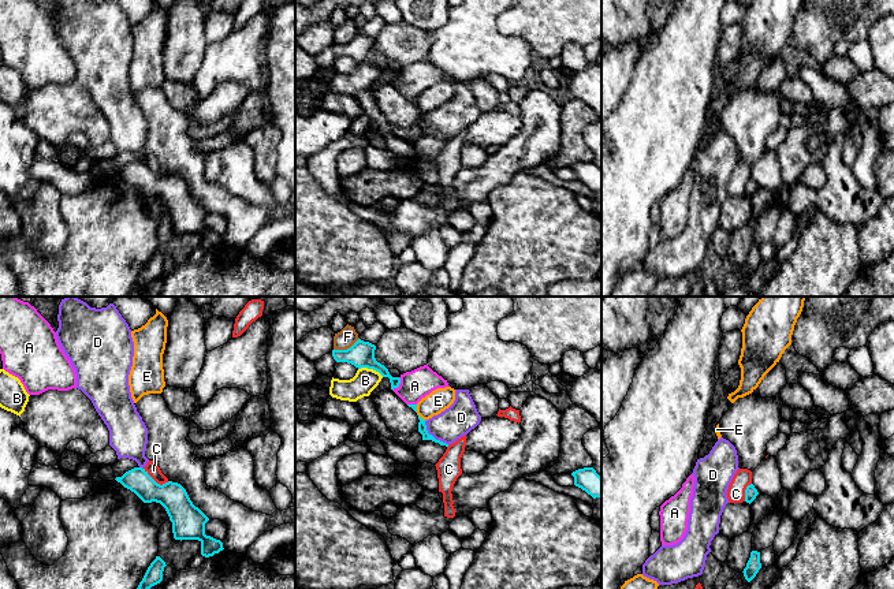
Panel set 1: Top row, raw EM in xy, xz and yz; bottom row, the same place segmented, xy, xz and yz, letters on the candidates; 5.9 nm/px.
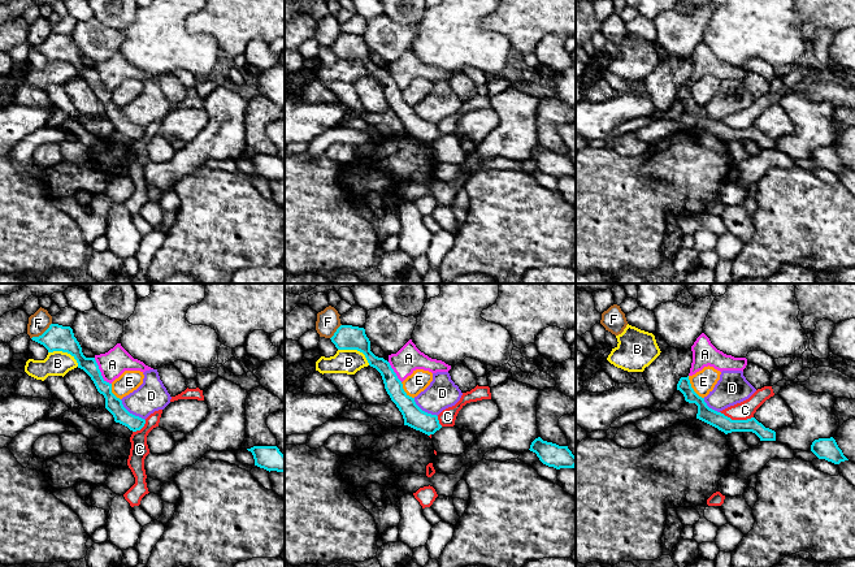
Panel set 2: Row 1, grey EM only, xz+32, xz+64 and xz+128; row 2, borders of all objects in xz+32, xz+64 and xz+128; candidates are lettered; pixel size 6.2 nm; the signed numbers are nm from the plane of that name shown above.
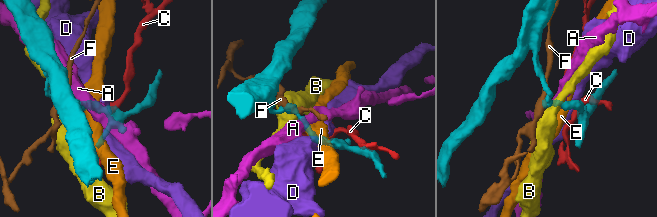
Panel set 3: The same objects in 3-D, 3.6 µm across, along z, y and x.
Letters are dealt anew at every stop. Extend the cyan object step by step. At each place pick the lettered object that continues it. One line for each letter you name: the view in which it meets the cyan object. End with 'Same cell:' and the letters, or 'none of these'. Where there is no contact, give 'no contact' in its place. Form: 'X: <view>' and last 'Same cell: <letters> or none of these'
Same cell: none of these

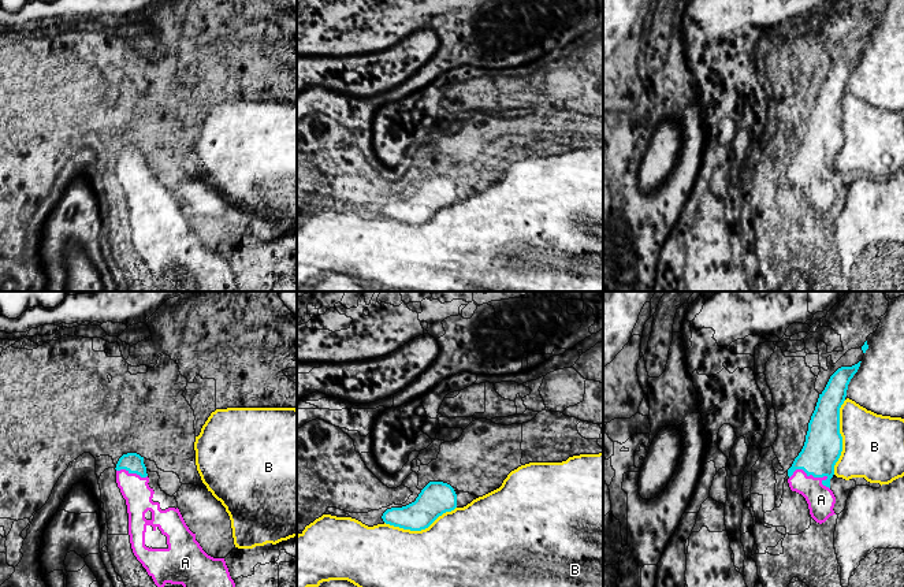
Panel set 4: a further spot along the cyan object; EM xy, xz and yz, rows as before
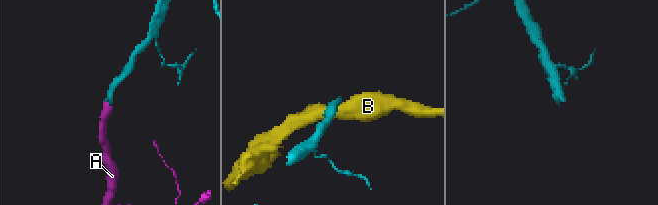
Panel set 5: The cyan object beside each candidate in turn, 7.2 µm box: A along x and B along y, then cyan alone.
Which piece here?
A: yz
Same cell: A

